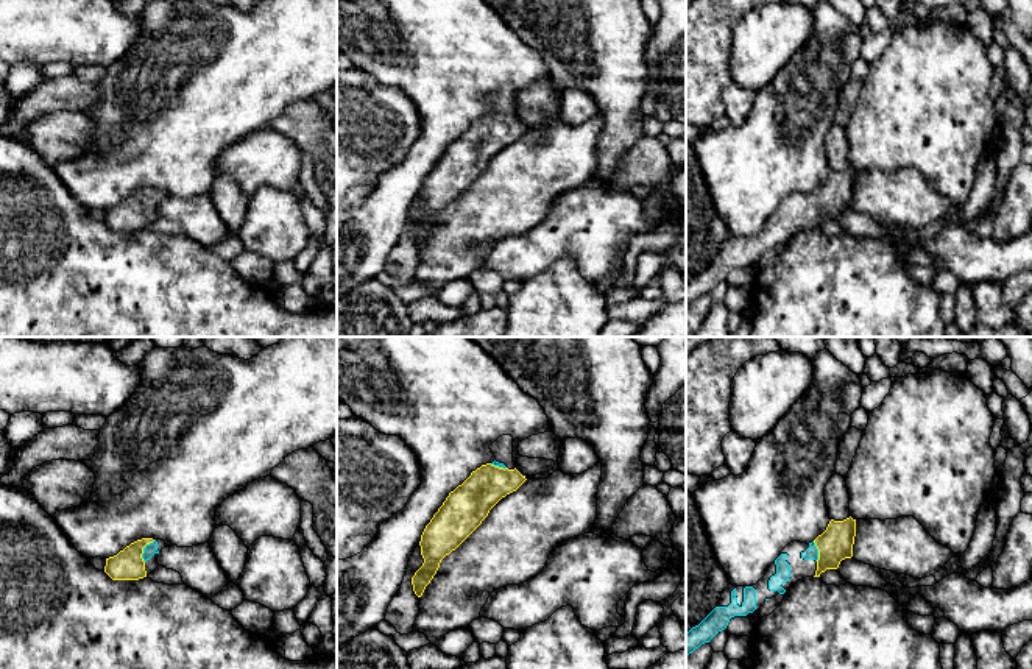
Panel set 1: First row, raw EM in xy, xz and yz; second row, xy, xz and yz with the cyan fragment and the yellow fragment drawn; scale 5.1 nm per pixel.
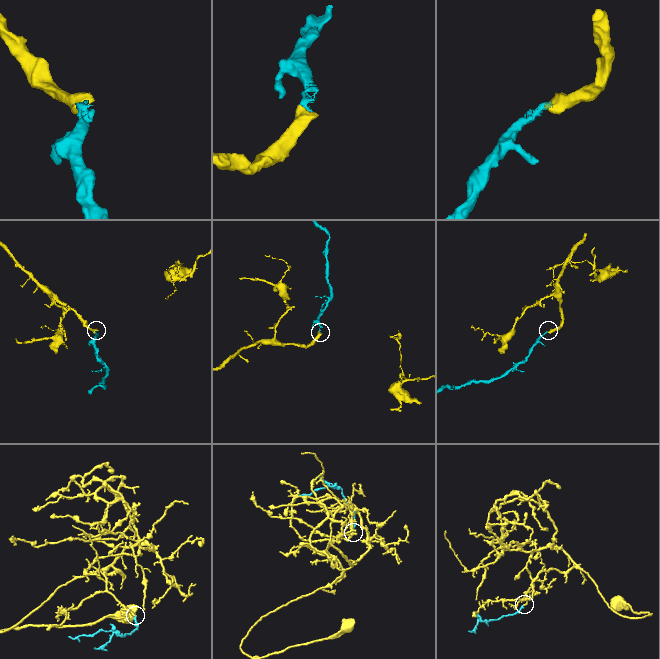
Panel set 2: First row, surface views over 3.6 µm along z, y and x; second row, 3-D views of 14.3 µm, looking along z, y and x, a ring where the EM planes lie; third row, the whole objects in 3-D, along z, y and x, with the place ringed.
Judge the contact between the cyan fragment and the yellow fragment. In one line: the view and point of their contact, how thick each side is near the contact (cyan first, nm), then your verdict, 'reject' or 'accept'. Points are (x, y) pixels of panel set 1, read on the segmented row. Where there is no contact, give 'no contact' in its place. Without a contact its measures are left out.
xy (144, 549) | 70/160 nm | accept

